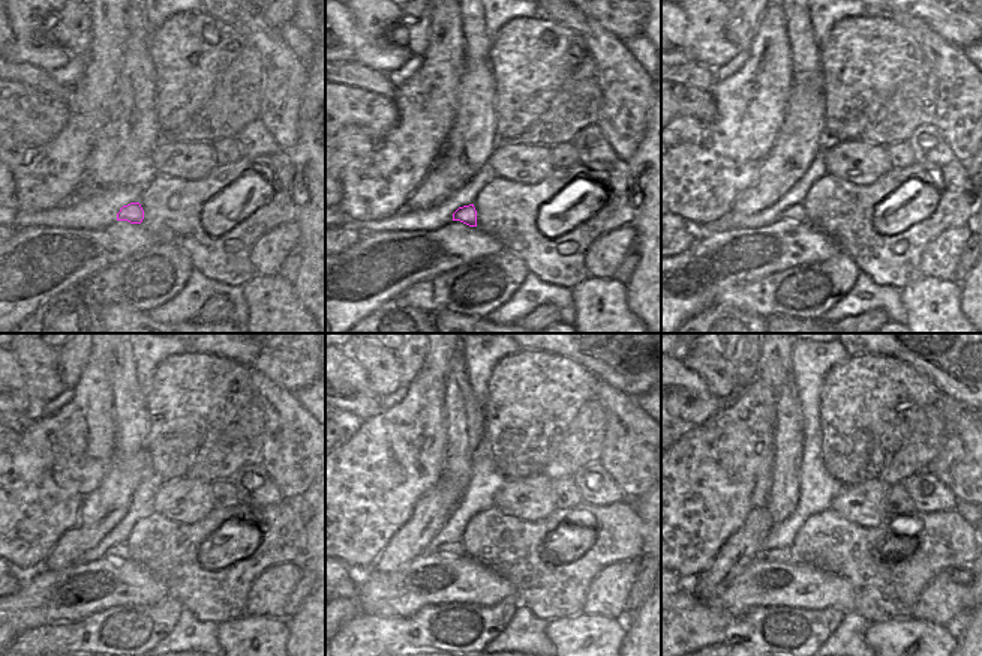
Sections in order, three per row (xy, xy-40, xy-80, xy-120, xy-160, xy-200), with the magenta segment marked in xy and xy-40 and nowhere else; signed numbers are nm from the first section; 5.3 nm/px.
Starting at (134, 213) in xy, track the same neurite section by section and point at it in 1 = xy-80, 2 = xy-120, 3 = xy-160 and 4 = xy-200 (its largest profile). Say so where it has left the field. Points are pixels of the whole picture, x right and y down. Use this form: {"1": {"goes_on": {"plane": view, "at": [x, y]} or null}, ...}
{"1": {"goes_on": {"plane": "xy-80", "at": [792, 212]}}, "2": {"goes_on": {"plane": "xy-120", "at": [119, 550]}}, "3": {"goes_on": {"plane": "xy-160", "at": [453, 548]}}, "4": {"goes_on": {"plane": "xy-200", "at": [774, 554]}}}

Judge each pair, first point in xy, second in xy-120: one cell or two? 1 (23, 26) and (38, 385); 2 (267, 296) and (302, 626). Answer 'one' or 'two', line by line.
1: one
2: two

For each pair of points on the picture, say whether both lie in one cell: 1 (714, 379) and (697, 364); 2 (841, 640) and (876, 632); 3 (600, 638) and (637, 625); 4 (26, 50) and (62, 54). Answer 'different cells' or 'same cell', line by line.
1: same cell
2: different cells
3: different cells
4: same cell

